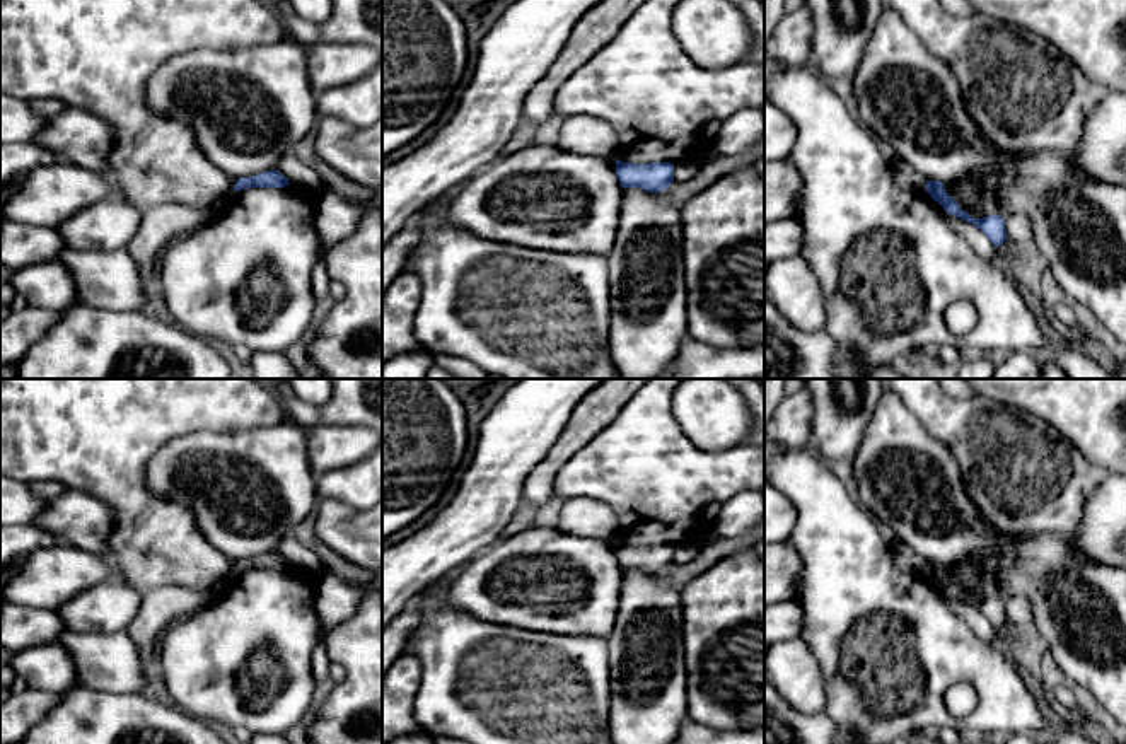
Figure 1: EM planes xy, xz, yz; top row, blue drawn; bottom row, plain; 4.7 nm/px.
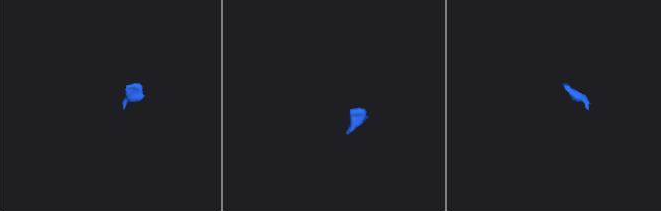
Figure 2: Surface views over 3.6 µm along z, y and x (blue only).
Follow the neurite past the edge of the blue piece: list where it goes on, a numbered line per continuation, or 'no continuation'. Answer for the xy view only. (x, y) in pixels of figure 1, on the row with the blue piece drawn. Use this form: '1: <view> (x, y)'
no continuation

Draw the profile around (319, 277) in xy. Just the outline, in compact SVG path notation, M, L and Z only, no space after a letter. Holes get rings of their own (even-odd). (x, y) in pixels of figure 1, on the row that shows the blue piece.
M322 259L316 264L312 273L312 294L316 299L329 297L329 276Z

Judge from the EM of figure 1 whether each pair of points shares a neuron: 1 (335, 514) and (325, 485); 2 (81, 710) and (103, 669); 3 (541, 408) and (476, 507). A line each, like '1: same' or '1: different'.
1: different
2: different
3: same

